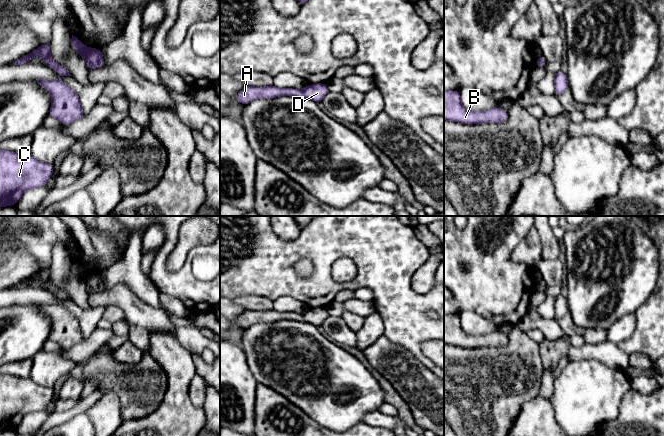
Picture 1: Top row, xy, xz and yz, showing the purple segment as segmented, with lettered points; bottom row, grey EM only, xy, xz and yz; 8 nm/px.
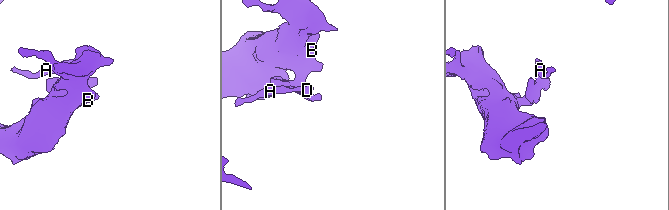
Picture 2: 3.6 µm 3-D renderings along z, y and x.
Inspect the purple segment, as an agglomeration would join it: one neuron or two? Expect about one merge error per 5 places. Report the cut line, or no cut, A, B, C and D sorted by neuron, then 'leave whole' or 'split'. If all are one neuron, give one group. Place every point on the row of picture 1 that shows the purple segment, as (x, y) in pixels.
no cut; A B C D; leave whole

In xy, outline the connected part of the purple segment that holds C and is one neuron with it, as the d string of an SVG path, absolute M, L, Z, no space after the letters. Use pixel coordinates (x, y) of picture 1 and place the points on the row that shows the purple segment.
M0 150L0 208L15 205L29 189L45 187L53 175L53 164L38 161L30 153Z

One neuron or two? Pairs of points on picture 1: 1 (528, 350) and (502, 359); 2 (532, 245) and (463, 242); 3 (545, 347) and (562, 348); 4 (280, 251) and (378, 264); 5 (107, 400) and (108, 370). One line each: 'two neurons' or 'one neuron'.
1: one neuron
2: two neurons
3: one neuron
4: one neuron
5: two neurons

